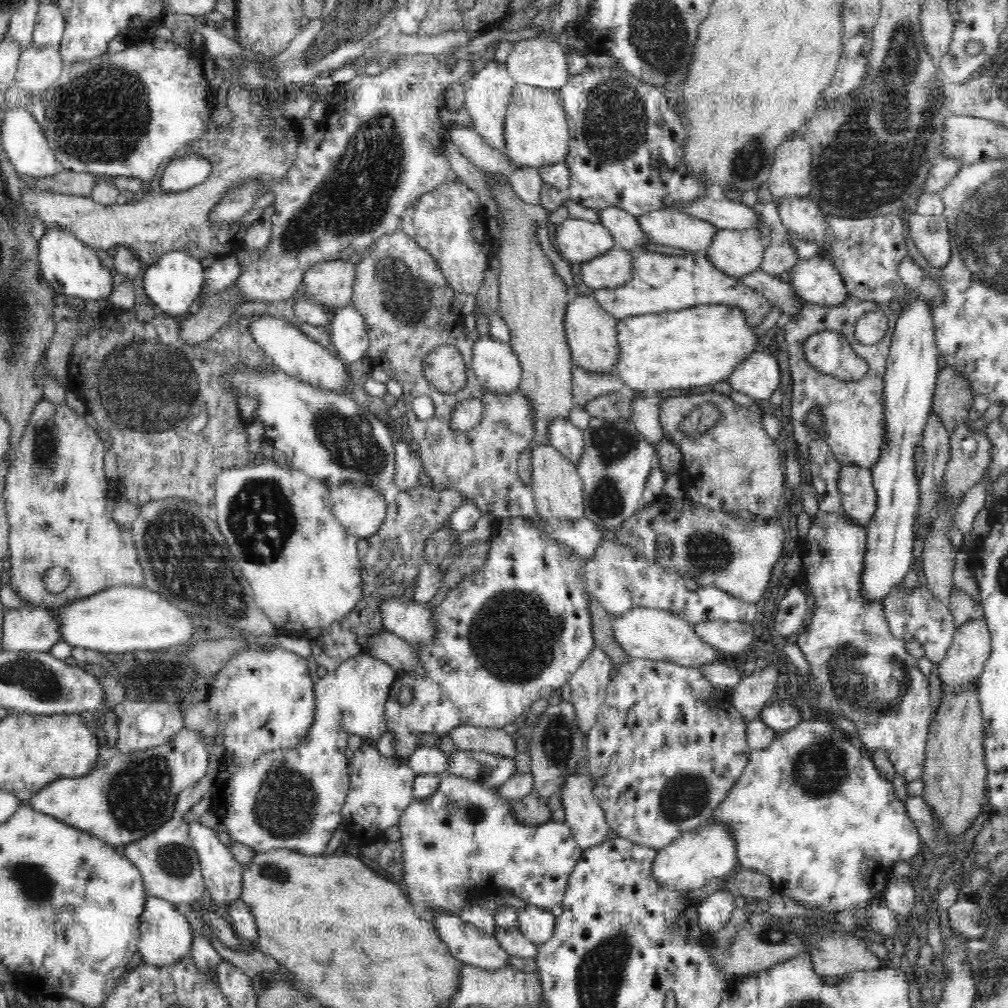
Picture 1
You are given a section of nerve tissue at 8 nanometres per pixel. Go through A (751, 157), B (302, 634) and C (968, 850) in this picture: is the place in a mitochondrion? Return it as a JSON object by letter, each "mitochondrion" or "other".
{"A":"mitochondrion","B":"other","C":"other"}

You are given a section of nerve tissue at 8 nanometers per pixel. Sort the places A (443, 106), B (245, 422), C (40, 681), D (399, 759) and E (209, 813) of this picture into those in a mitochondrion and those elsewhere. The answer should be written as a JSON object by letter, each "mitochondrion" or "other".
{"A":"other","B":"other","C":"mitochondrion","D":"other","E":"other"}

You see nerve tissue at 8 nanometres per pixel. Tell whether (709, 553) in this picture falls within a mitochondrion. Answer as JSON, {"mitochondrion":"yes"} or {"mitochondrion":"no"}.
{"mitochondrion":"yes"}

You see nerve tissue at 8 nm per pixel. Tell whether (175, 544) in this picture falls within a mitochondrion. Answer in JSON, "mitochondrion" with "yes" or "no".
{"mitochondrion":"yes"}

